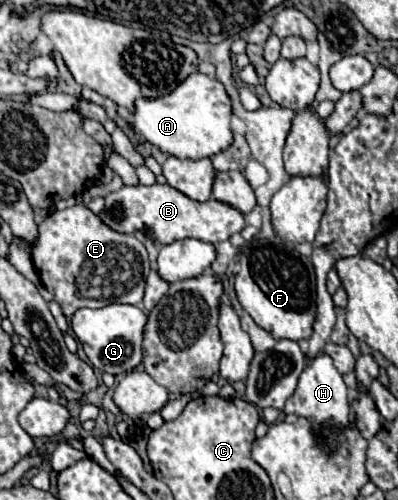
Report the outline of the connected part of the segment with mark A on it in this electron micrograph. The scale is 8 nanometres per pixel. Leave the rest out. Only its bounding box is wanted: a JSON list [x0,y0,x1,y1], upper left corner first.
[131,72,233,158]

